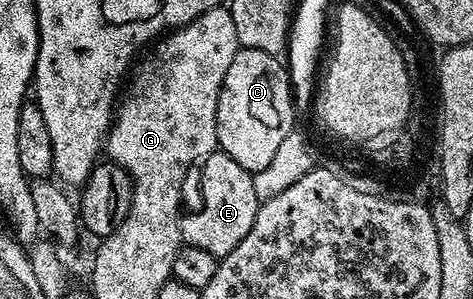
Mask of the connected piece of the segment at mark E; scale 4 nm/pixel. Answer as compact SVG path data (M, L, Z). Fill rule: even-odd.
M222 152L211 153L203 158L200 169L200 197L204 202L193 213L185 212L180 219L180 239L183 244L202 247L216 258L226 256L254 227L258 202L254 195L252 174L247 173L230 155Z

